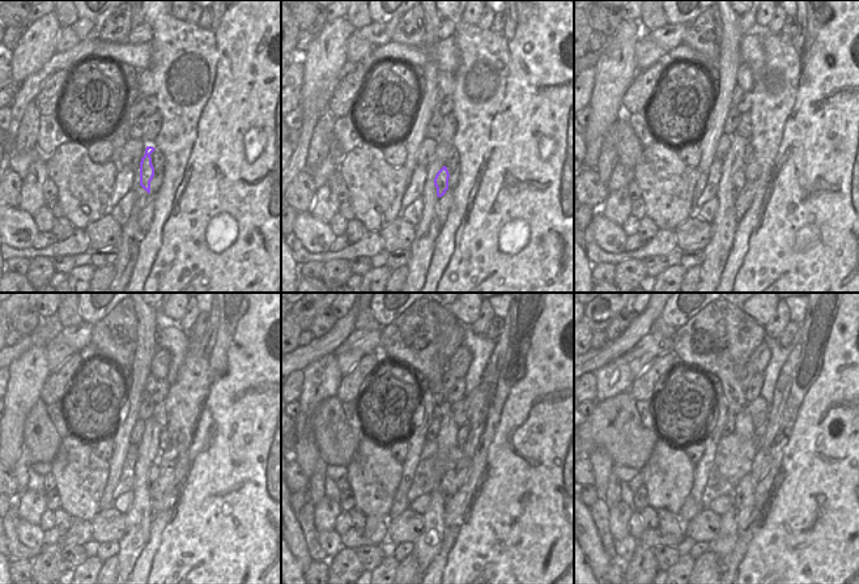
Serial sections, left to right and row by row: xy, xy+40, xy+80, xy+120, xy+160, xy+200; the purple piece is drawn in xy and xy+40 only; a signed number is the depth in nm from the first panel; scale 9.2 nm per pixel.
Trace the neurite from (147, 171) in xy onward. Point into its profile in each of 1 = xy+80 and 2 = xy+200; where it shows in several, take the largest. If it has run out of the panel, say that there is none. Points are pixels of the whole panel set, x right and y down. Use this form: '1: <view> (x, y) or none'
1: xy+80 (739, 180)
2: xy+200 (744, 491)

